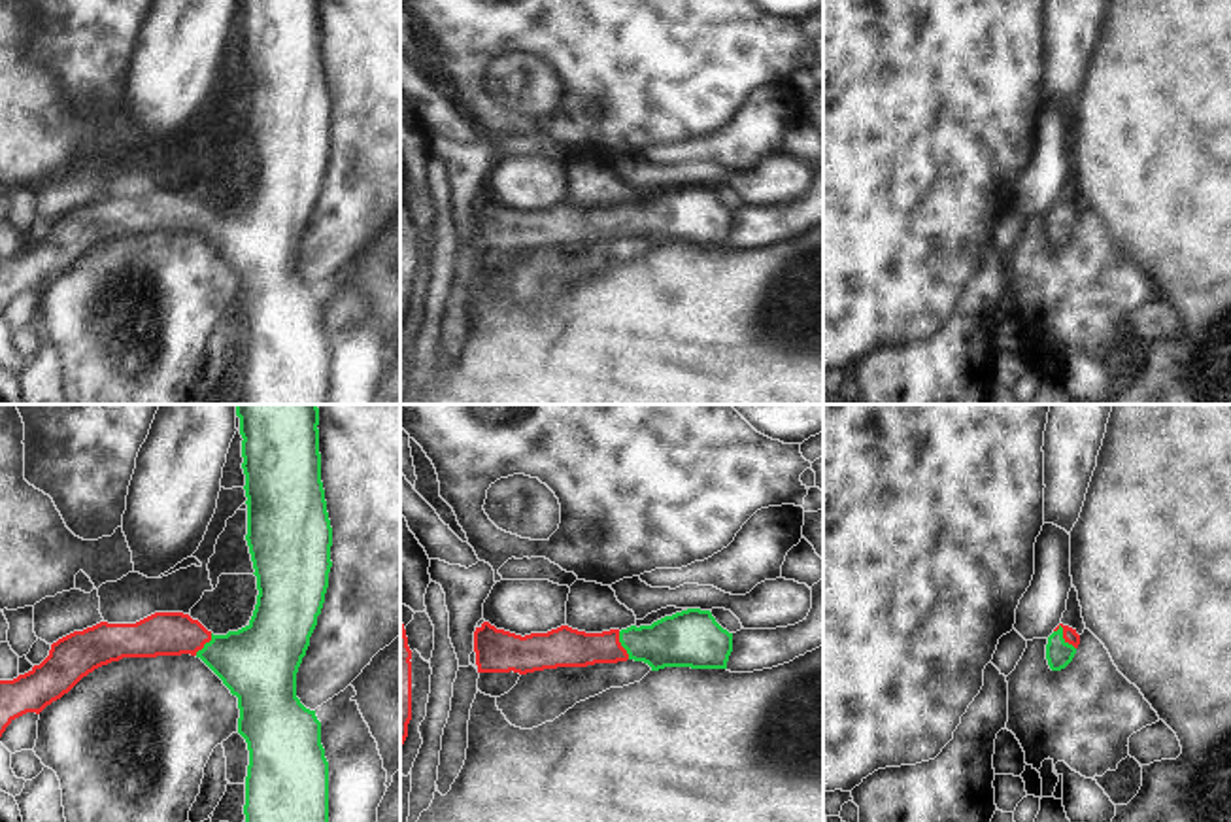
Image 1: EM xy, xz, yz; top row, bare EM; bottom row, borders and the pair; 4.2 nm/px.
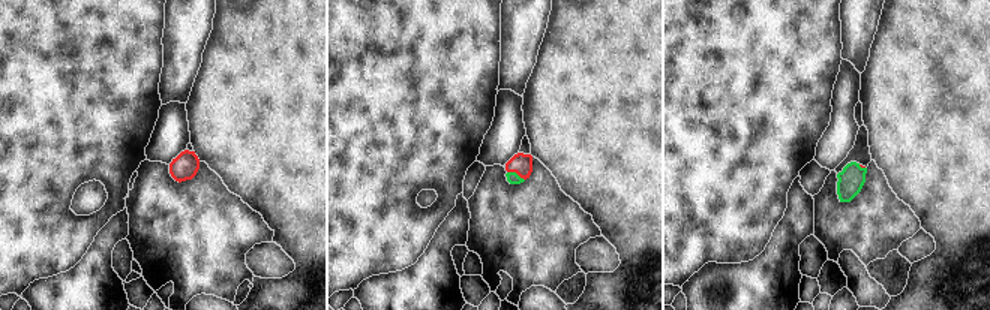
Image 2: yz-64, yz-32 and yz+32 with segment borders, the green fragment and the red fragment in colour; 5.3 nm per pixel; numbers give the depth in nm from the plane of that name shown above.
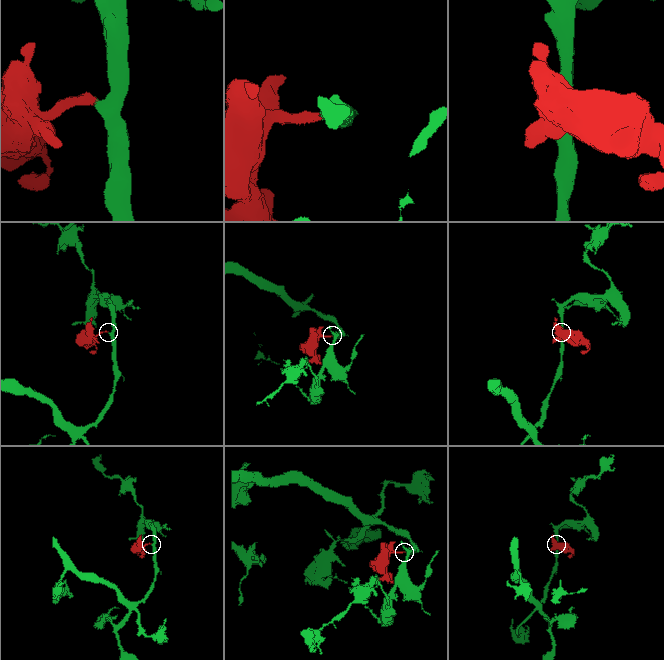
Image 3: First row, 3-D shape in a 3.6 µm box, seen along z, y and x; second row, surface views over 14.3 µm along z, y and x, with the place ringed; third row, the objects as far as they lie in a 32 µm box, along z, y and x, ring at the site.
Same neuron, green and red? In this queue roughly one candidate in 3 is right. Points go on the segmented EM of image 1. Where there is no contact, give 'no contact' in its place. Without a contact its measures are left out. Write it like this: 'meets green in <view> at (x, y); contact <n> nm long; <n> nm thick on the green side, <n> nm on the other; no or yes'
meets green in yz at (1062, 637); contact 130 nm long; 110 nm thick on the green side, 60 nm on the other; yes

